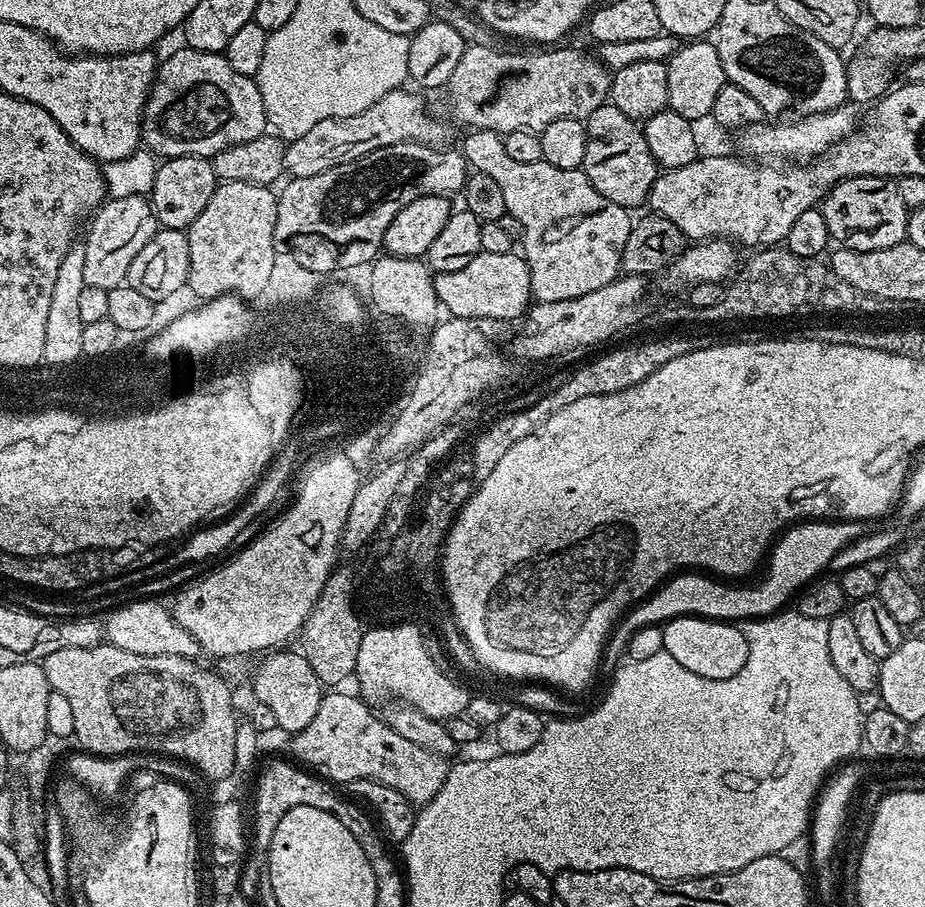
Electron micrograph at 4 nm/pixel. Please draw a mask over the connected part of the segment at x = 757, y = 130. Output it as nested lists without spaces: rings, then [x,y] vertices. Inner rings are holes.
[[[845,102],[839,108],[830,110],[829,112],[815,112],[813,116],[801,115],[800,120],[796,120],[793,124],[776,124],[780,122],[772,122],[769,128],[765,126],[757,126],[747,129],[743,133],[744,136],[740,140],[740,144],[744,147],[743,155],[748,158],[780,158],[776,156],[785,156],[788,162],[808,162],[813,158],[823,155],[832,147],[832,144],[838,143],[842,139],[846,139],[858,127],[858,118],[856,120],[857,109],[851,103]]]

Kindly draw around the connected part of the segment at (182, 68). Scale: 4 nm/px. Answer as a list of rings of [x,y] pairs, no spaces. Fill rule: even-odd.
[[[180,46],[177,52],[159,61],[156,79],[152,81],[152,91],[144,103],[144,117],[140,120],[140,138],[143,147],[157,152],[160,158],[173,156],[202,156],[213,158],[228,147],[250,142],[265,135],[266,110],[262,106],[262,94],[255,79],[246,74],[238,74],[224,55],[218,52],[203,52],[187,46]]]

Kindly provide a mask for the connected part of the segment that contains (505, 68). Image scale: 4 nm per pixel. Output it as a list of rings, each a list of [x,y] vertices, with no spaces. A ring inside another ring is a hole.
[[[469,43],[462,54],[462,62],[458,62],[458,70],[454,70],[446,85],[451,119],[457,125],[465,124],[468,130],[481,128],[501,134],[514,130],[530,130],[538,134],[550,126],[550,122],[558,122],[558,118],[587,121],[588,116],[598,110],[598,106],[609,103],[612,72],[595,55],[587,56],[576,48],[560,47],[564,46],[536,51],[540,53],[499,52],[496,48],[483,48],[480,44]]]

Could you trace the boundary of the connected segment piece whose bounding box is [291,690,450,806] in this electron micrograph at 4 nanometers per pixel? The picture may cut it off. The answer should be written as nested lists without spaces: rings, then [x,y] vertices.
[[[344,690],[321,695],[314,718],[291,737],[295,759],[329,782],[373,780],[398,790],[414,806],[430,803],[448,777],[449,761],[430,750],[422,750],[422,746],[414,746],[402,734],[394,734],[388,723],[375,716],[358,697],[340,691]]]

